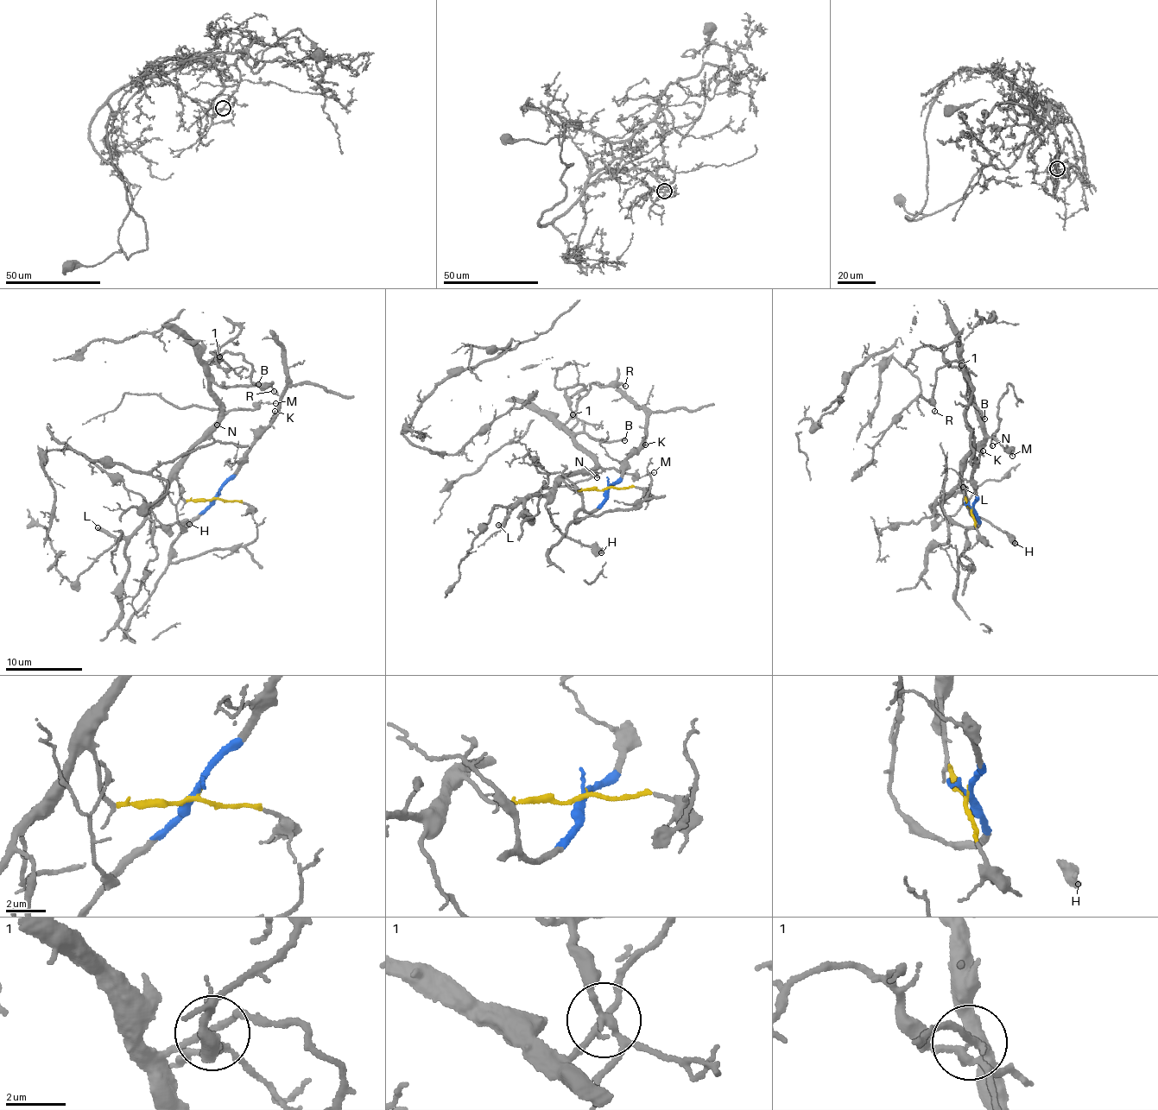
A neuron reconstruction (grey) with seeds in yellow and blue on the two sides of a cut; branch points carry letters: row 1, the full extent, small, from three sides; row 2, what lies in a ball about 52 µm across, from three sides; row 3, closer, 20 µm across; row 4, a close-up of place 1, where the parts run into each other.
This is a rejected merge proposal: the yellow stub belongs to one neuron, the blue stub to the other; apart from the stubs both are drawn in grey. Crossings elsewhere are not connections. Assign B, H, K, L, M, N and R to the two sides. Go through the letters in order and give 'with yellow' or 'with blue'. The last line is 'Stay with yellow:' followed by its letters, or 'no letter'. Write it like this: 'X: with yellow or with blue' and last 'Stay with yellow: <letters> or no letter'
B: with yellow
H: with yellow
K: with blue
L: with yellow
M: with yellow
N: with yellow
R: with yellow
Stay with yellow: B, H, L, M, N, R

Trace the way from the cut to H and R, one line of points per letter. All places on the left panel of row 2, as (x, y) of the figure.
H: (215, 496), (186, 501), (174, 480), (166, 498), (151, 510), (151, 530), (174, 522), (189, 525)
R: (215, 496), (186, 501), (178, 482), (219, 416), (208, 361), (240, 353), (250, 379), (274, 392)

